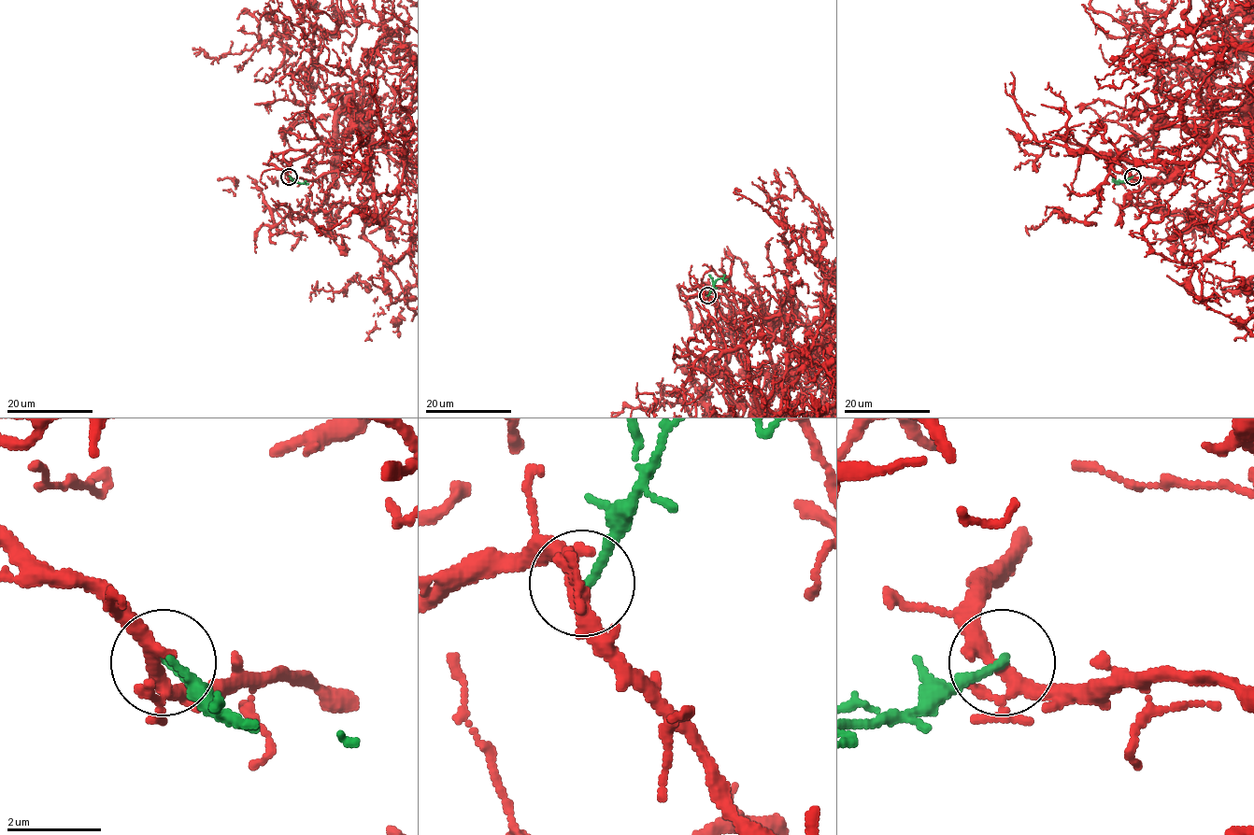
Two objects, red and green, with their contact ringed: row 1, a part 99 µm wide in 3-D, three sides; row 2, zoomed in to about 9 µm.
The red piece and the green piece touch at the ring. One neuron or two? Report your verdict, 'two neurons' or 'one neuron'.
two neurons

